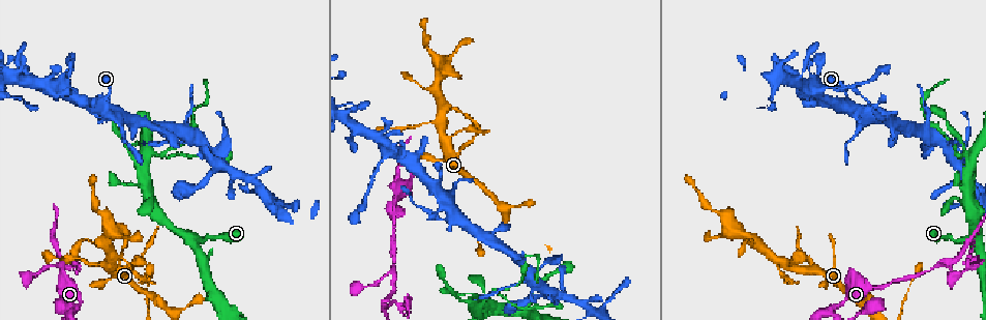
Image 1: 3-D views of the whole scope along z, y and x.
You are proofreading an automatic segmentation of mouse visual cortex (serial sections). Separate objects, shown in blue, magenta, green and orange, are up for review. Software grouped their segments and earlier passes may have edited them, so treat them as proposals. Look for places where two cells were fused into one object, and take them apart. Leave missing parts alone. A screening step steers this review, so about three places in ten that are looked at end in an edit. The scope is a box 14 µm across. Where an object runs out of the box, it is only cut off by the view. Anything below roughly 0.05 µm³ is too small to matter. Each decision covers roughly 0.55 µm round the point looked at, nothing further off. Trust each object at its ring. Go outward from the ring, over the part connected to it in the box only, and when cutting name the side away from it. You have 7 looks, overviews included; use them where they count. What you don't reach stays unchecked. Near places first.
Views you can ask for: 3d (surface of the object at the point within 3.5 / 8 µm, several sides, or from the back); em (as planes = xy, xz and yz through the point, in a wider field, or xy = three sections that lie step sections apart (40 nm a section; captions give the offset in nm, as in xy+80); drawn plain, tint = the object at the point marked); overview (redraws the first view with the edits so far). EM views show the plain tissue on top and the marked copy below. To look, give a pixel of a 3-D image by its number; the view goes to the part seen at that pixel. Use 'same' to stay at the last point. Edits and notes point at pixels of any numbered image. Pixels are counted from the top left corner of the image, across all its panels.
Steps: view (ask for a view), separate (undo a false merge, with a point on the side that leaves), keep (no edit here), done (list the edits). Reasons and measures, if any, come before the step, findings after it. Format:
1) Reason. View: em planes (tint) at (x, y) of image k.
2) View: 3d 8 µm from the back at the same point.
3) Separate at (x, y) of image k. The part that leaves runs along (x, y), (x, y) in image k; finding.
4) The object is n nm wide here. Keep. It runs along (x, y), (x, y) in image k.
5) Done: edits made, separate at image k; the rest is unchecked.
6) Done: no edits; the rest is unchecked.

Small branch off a trunk. View: 3d 3.5 µm at (438, 123) of image 1.

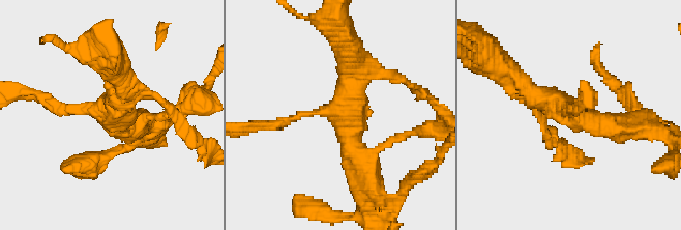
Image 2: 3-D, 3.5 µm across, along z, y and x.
Keep. It runs along (637, 125), (596, 125), (517, 81) in image 2; continuous, no second cell.

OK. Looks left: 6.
Calibre changes. View: 3d 3.5 µm at (377, 164) of image 1.

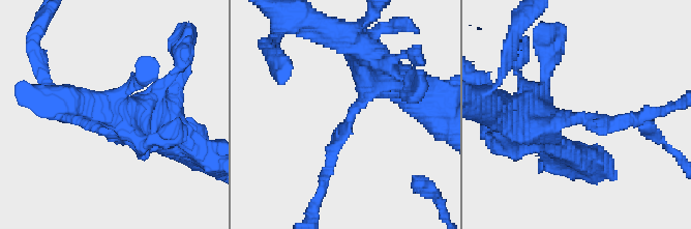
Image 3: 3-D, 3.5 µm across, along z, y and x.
The arms are 200, 350 nm wide. View: em xy step 1 (tint) at (351, 114) of image 3.

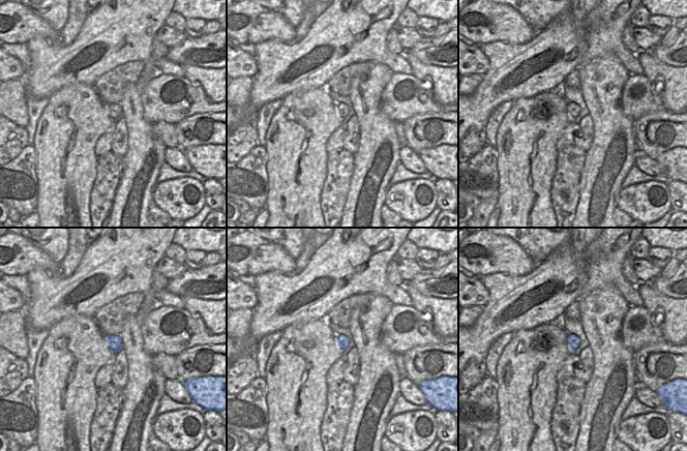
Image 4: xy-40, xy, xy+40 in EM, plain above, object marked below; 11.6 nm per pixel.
View: em xy step 3 (tint) at the same point.

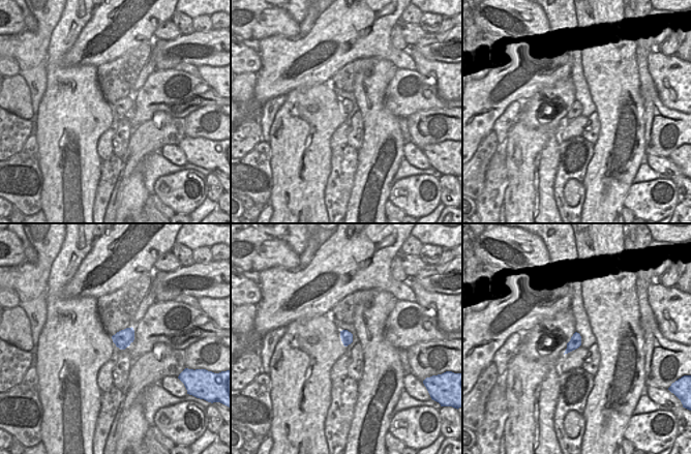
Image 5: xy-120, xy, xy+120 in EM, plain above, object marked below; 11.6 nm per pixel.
Separate at (333, 145) of image 3. The part that leaves runs along (352, 113), (317, 200) in image 3; a second cell is stuck on.

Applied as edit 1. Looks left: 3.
View: overview.

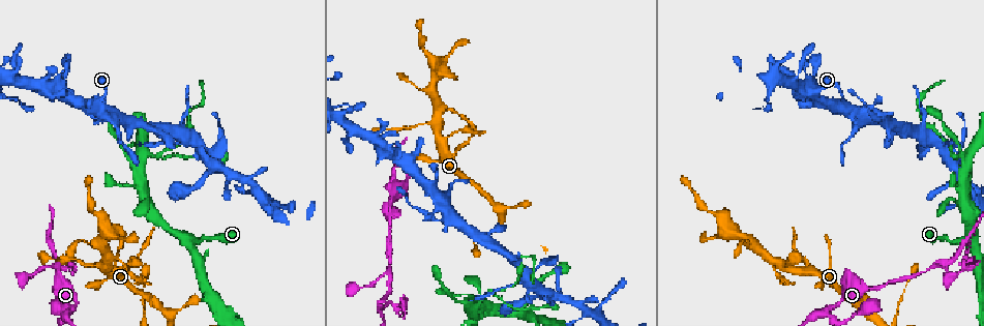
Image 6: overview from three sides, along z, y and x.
Branch point. View: 3d 3.5 µm at (489, 291) of image 6.

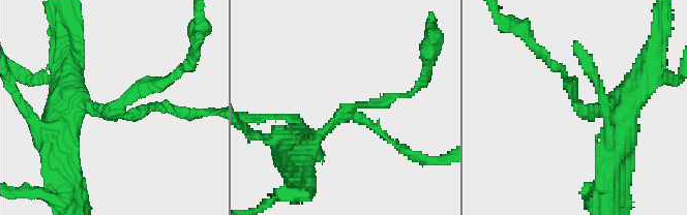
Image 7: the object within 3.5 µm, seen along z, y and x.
3 arms meet here; the arms are 150, 150, 350 nm wide; shape alone is not enough. View: em xy step 5 (tint) at (342, 113) of image 7.

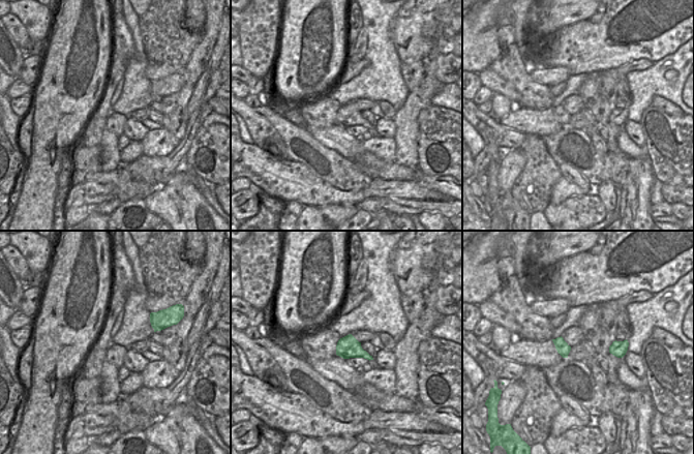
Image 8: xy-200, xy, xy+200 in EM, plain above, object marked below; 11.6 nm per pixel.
The object is 260 nm wide here. Keep. It runs along (294, 153), (349, 108), (399, 97) in image 7; one cell here.

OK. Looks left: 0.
Done: edits made, separate at image 3; the rest is unchecked.

